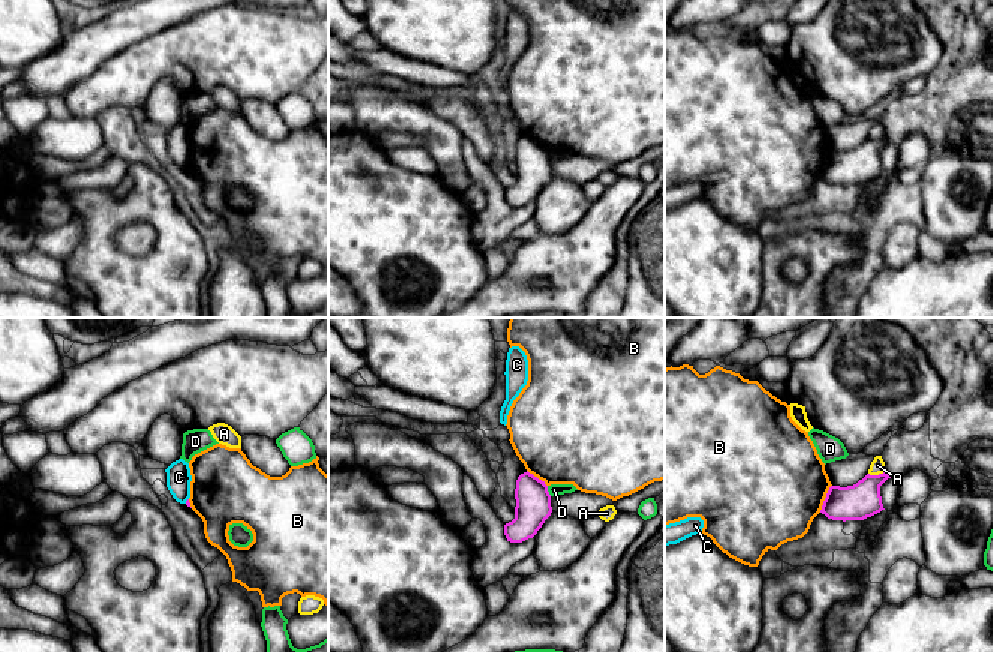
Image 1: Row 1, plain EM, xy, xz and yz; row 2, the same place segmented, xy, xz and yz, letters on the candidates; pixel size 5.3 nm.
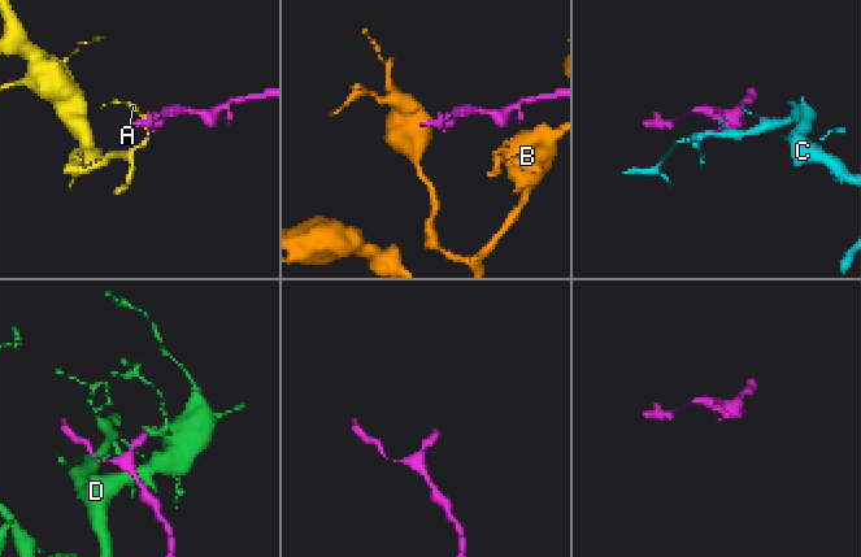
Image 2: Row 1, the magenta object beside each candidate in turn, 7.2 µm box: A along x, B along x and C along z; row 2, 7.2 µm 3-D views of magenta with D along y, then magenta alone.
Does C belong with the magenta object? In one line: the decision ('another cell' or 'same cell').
another cell

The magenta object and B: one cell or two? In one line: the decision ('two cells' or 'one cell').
two cells

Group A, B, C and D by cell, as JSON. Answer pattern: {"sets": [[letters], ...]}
{"sets": [["A"], ["B"], ["C"], ["D"]]}

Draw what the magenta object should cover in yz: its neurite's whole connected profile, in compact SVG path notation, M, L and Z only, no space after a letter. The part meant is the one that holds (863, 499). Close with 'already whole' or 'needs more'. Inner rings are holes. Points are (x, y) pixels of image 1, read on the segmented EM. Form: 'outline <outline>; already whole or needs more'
outline M886 472L867 474L854 486L831 486L820 513L832 520L864 520L884 508L880 486L891 478Z; already whole

